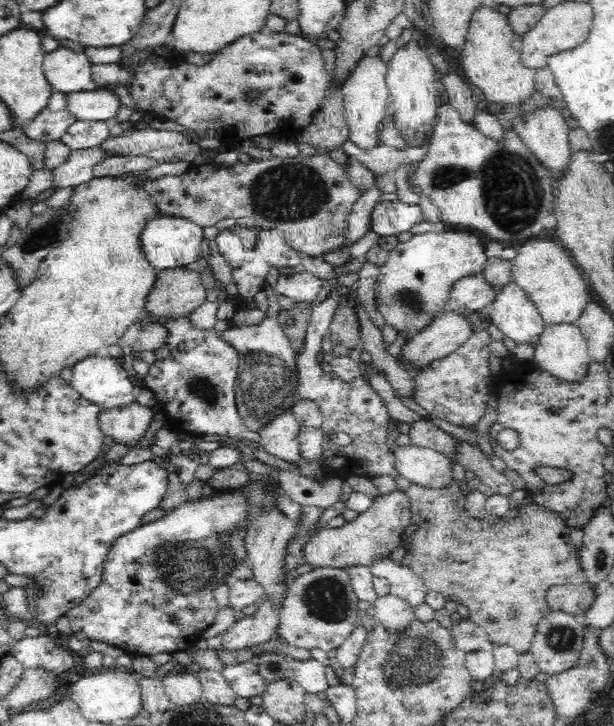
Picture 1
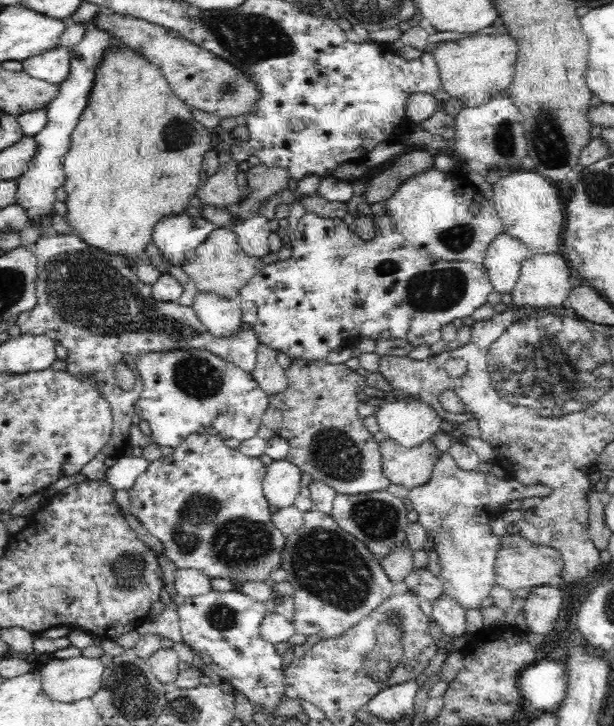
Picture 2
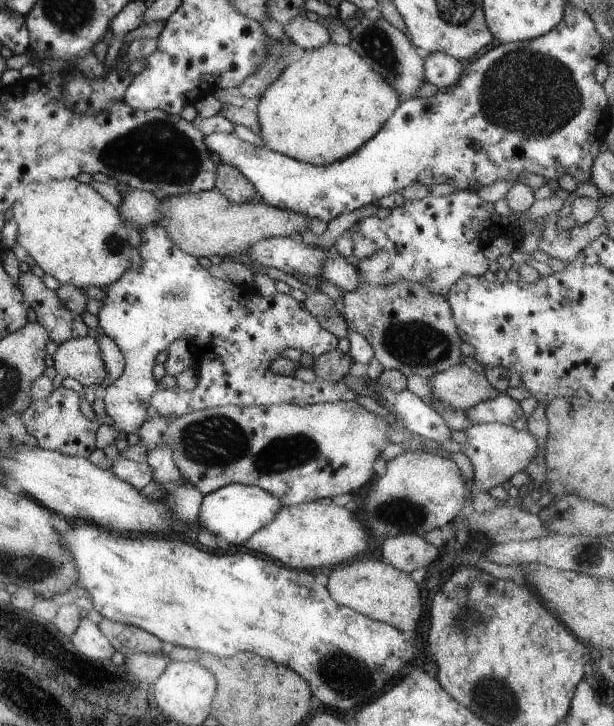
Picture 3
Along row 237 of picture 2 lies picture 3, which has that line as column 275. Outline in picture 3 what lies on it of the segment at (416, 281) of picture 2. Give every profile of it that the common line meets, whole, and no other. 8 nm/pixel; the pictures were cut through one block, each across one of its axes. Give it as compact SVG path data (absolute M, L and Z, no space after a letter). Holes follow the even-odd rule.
M162 226L146 227L139 233L141 244L137 249L144 263L138 270L126 270L118 280L102 288L103 297L99 300L102 306L97 315L102 332L114 340L125 360L123 373L114 382L105 385L105 410L114 420L113 427L116 430L134 433L147 421L150 413L179 417L189 412L225 405L268 408L272 404L298 404L304 408L316 403L350 402L358 398L354 390L342 384L325 384L319 381L306 383L293 376L277 374L272 369L272 362L276 362L282 352L289 348L298 348L313 357L337 348L336 336L324 330L318 324L318 319L298 305L299 302L291 295L278 292L263 297L254 287L241 287L212 276L195 256L176 248ZM175 340L186 340L195 360L198 384L194 390L188 392L178 387L174 390L162 388L152 375L152 368L157 364L156 355Z

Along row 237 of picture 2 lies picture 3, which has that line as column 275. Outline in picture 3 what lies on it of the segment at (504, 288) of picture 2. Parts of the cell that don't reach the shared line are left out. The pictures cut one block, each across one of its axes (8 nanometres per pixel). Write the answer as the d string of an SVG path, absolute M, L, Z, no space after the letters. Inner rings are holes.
M232 483L204 495L198 518L204 524L204 528L218 539L224 538L228 544L240 546L252 534L264 528L280 508L284 508L284 504L274 494L258 486Z

